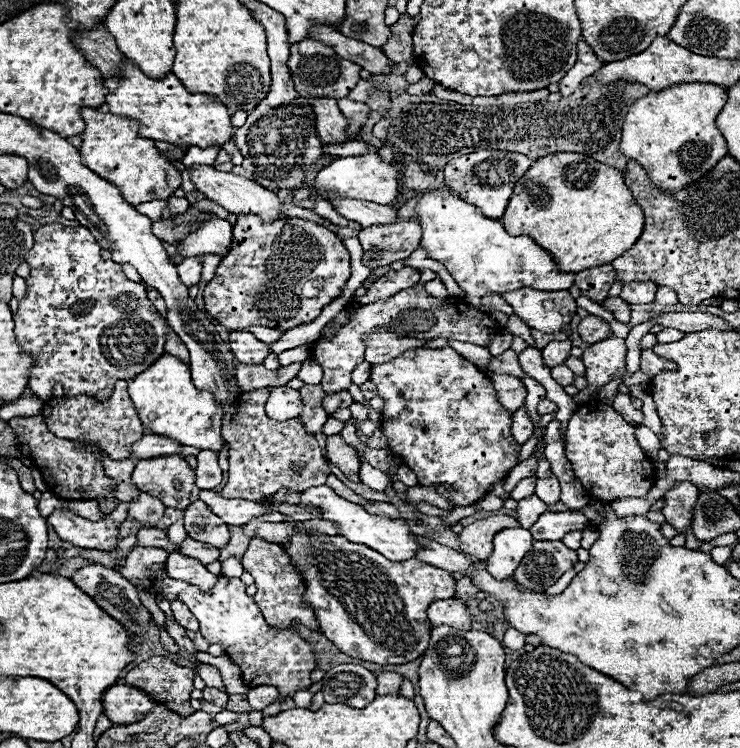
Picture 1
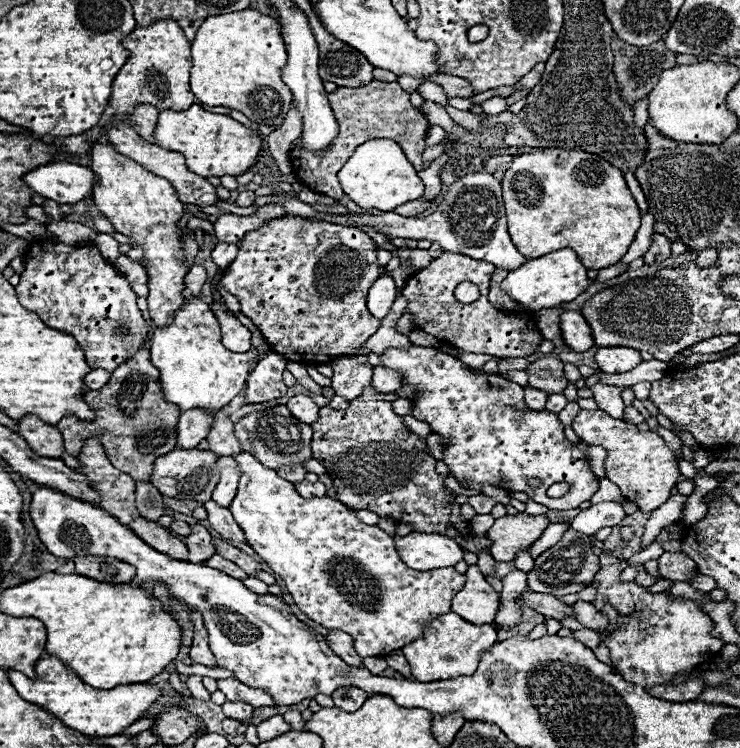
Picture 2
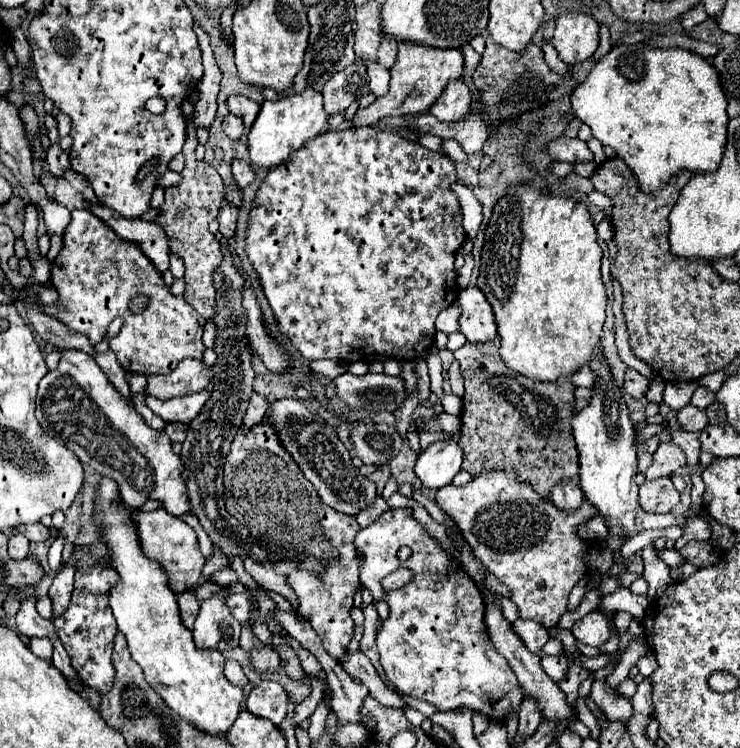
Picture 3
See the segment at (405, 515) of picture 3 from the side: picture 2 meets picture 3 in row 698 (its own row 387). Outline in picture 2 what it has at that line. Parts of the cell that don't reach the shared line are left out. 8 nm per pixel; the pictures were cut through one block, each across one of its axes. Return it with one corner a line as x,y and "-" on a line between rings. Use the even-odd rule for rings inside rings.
412,346
410,350
388,350
382,356
382,366
398,370
404,374
404,384
414,384
420,388
418,396
412,400
412,416
424,420
432,426
432,432
440,434
446,442
444,446
444,462
448,464
452,476
456,480
470,478
472,488
478,490
480,484
500,486
508,492
526,492
534,502
544,504
550,510
572,510
582,502
590,500
598,490
598,476
590,468
588,446
580,442
580,446
572,444
564,434
564,424
558,420
558,414
548,410
530,410
524,404
524,388
512,384
510,380
498,374
480,374
476,370
468,370
458,358
442,354
434,348
-
528,478
540,478
540,486
528,486
-
566,482
570,490
562,498
546,496
546,490
552,484

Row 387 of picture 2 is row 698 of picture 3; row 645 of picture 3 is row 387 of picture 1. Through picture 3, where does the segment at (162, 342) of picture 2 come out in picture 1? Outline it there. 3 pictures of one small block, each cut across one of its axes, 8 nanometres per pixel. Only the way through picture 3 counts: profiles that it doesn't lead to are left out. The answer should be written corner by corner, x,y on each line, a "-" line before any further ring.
164,354
160,360
156,360
156,364
140,372
136,378
128,380
128,392
148,434
172,438
182,446
220,452
222,406
212,402
210,392
200,392
194,388
188,366
174,360
174,356

